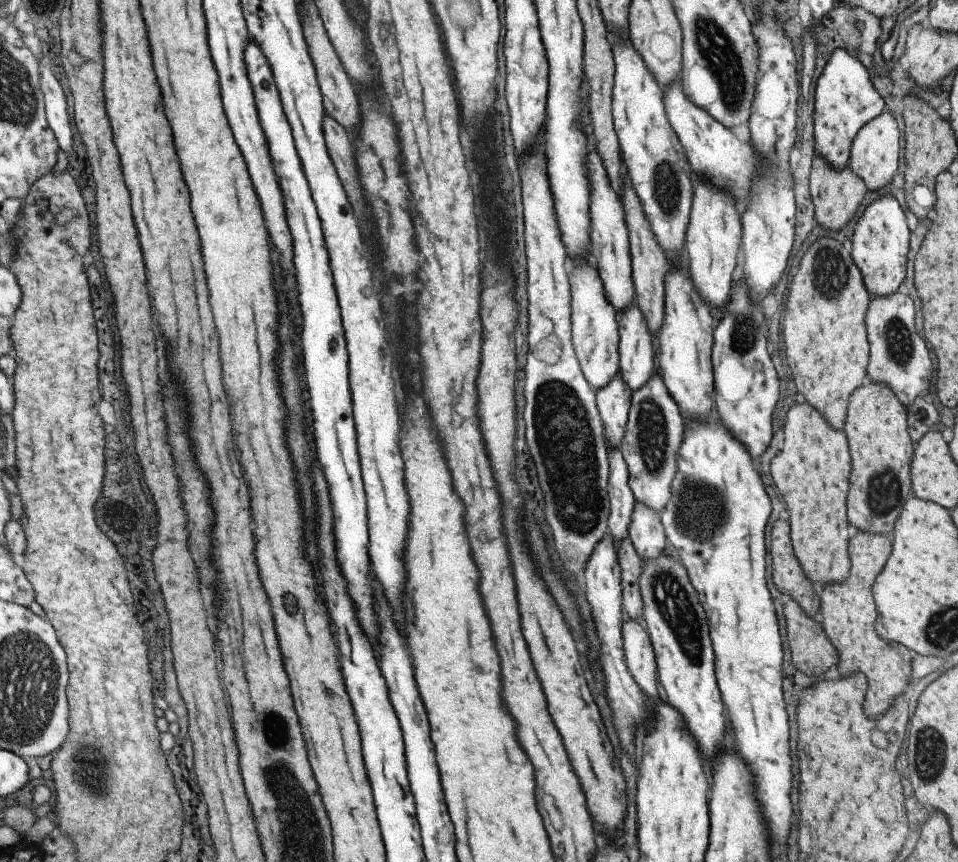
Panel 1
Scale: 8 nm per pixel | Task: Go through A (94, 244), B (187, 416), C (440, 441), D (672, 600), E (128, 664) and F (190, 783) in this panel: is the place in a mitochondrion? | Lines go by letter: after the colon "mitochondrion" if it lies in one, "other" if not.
A: other
B: other
C: other
D: mitochondrion
E: other
F: other

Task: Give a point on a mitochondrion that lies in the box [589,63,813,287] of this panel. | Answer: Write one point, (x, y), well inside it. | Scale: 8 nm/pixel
(666, 183)

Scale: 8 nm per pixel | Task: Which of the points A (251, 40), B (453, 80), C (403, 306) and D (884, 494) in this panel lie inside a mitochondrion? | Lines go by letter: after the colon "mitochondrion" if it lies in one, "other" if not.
A: other
B: other
C: other
D: mitochondrion

